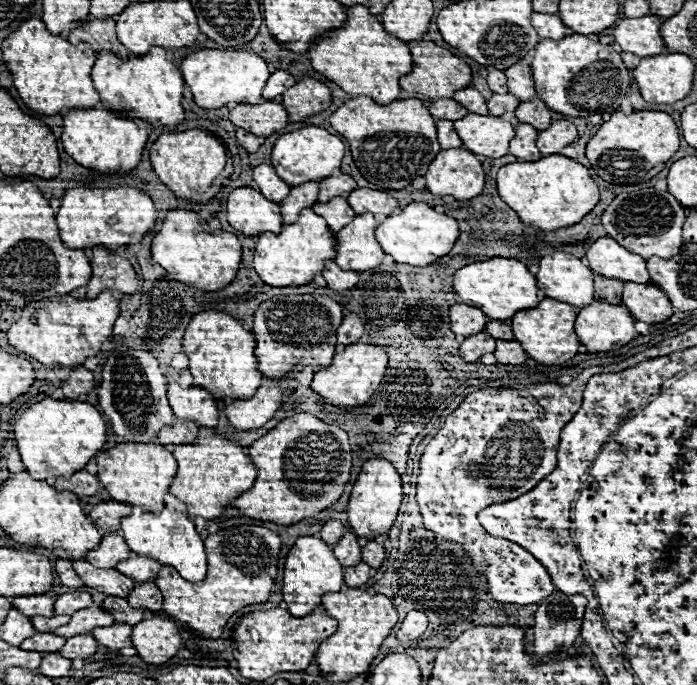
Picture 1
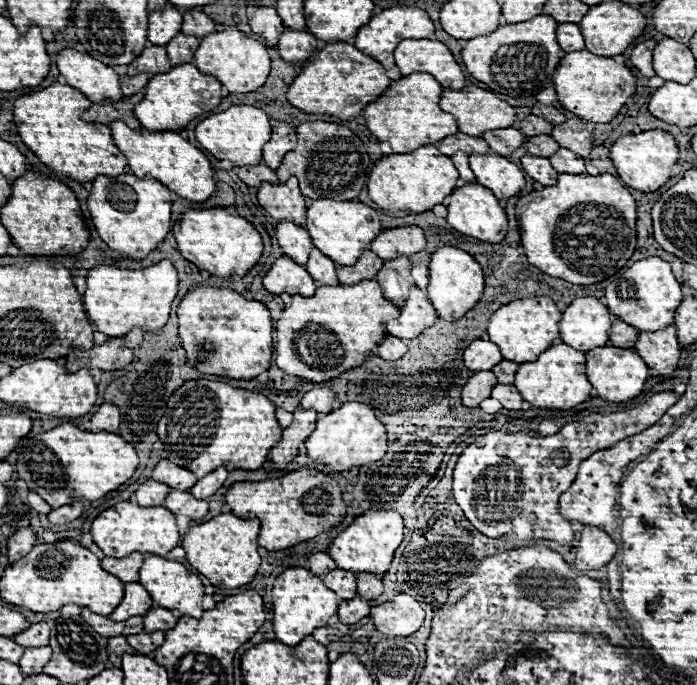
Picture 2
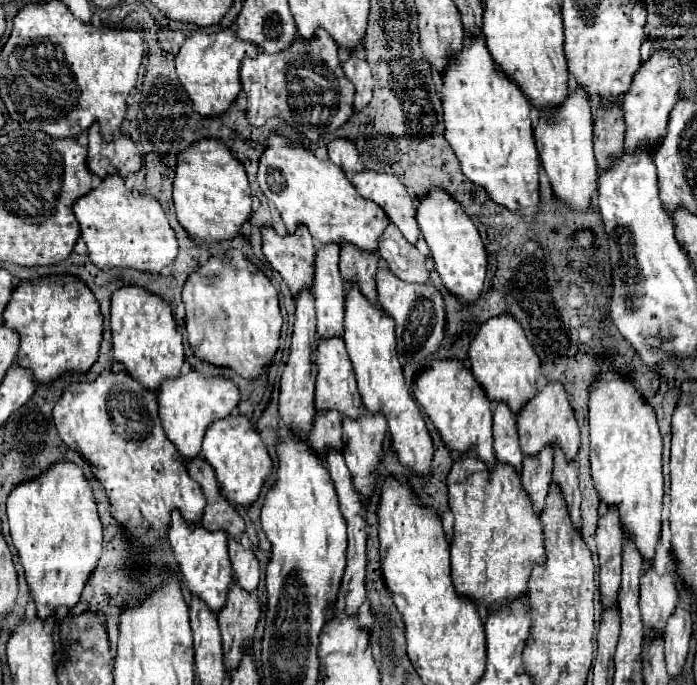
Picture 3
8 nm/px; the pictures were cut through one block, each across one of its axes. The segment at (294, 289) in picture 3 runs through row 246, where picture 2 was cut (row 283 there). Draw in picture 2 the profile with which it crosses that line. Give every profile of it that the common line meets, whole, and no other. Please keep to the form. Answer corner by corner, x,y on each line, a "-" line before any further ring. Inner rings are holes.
282,256
274,262
270,272
264,276
262,284
274,296
280,296
280,294
312,296
316,290
316,282
306,272
306,268
296,264
288,256

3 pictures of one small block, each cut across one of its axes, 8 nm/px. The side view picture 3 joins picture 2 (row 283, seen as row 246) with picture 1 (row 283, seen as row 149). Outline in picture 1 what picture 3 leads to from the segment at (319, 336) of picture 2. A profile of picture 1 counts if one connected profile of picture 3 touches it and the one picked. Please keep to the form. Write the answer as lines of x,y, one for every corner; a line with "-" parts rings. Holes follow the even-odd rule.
304,208
294,224
282,226
280,234
262,232
256,238
254,268
268,286
282,288
308,284
314,276
322,274
324,260
334,258
334,232
328,228
326,220
314,214
310,208

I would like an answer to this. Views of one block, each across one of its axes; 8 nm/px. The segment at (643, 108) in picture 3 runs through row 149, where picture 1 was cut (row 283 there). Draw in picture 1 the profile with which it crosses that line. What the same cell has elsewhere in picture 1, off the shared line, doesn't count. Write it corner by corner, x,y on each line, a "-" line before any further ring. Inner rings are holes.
624,282
622,304
636,320
642,320
646,324
664,322
672,316
672,304
668,296
654,284

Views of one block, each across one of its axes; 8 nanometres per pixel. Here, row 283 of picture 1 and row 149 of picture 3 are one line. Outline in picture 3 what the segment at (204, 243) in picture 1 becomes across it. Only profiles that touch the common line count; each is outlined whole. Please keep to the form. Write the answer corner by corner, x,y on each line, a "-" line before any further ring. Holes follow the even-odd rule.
218,138
192,142
176,156
176,176
172,190
178,222
198,242
230,240
250,218
252,200
242,162

